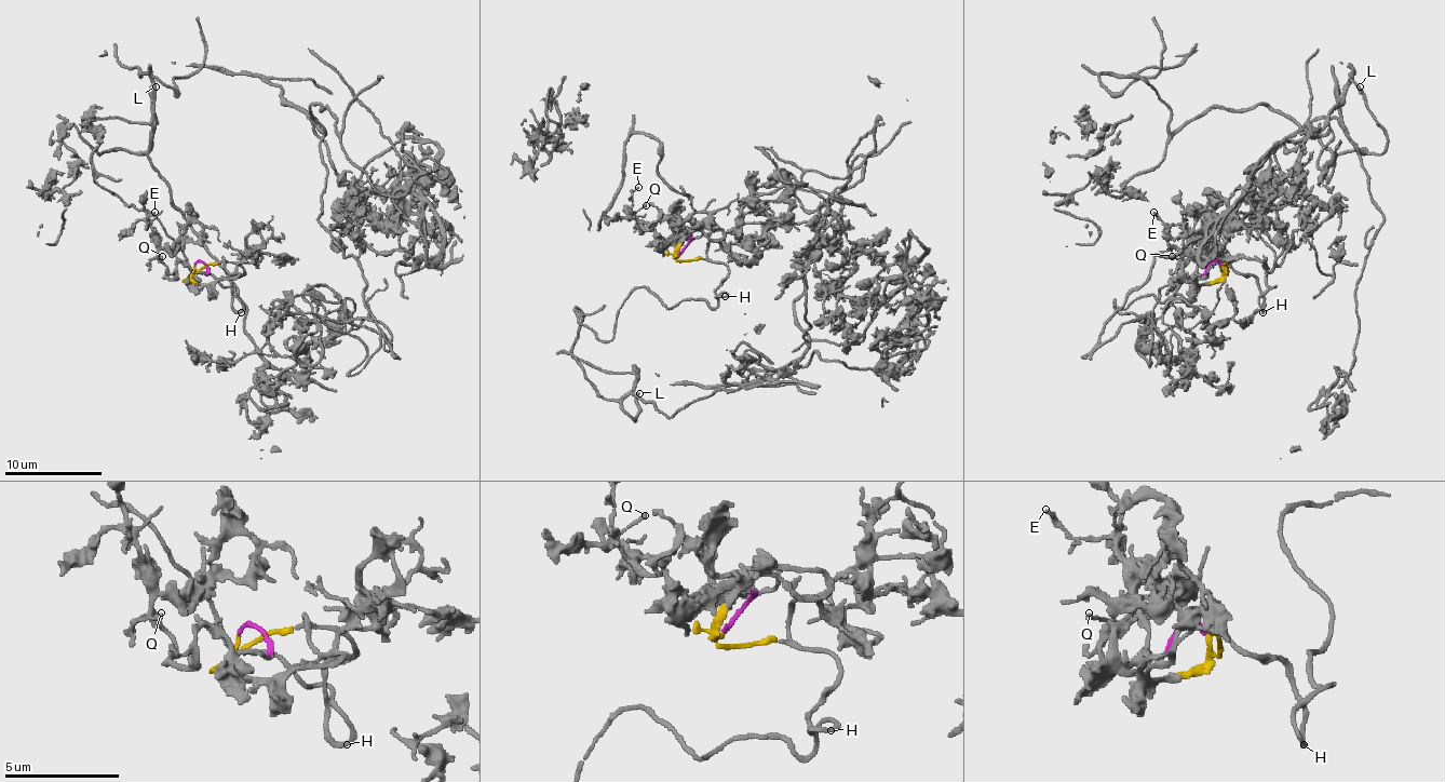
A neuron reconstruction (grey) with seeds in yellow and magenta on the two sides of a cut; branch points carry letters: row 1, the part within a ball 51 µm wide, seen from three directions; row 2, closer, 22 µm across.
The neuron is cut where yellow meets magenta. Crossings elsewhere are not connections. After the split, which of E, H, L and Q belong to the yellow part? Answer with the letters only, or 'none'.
H, L

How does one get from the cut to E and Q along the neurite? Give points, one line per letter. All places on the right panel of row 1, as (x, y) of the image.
E: (1223, 264), (1213, 261), (1188, 281), (1183, 269), (1188, 234), (1178, 225), (1166, 225), (1153, 213)
Q: (1223, 264), (1213, 261), (1190, 281), (1186, 279), (1183, 269), (1188, 248), (1190, 254), (1180, 259), (1171, 256)

